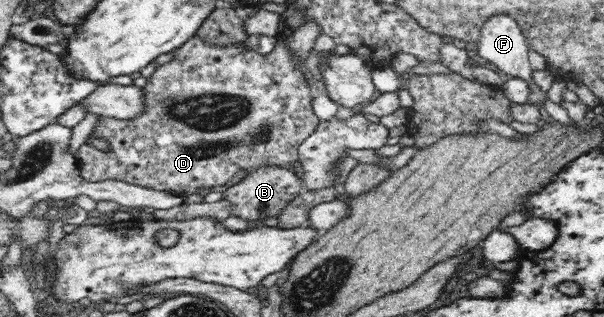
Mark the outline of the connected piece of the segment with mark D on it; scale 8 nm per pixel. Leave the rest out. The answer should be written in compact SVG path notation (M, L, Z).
M194 36L175 50L170 62L159 65L142 89L145 109L140 116L130 120L104 117L96 126L94 131L110 143L110 152L100 151L86 142L78 148L75 157L86 183L120 180L140 188L170 192L184 199L230 183L232 176L244 168L288 167L299 160L298 147L319 123L316 114L311 112L310 85L304 75L296 71L283 38L279 38L274 50L264 56L244 44L205 45L202 39Z

